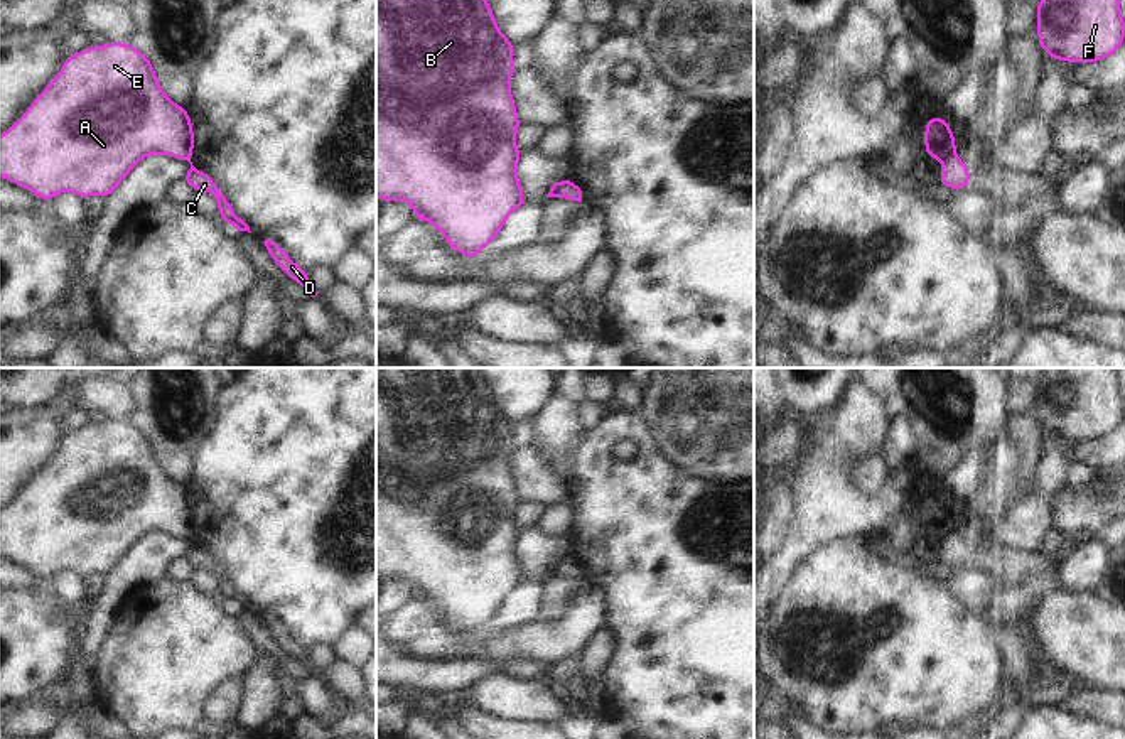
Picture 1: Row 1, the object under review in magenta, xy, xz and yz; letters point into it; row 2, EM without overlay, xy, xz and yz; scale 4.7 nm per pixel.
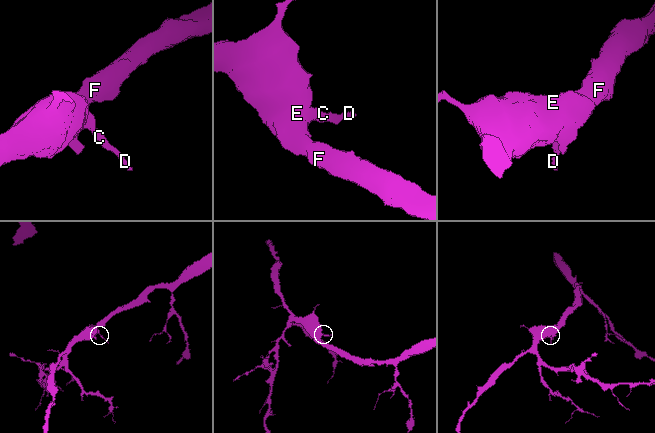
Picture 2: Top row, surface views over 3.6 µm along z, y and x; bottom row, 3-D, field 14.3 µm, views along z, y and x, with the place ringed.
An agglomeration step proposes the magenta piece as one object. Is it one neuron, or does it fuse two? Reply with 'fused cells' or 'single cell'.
fused cells

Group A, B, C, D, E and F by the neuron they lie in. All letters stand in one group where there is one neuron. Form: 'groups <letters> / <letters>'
groups A B E F / C D

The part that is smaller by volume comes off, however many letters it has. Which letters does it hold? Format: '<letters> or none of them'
C, D

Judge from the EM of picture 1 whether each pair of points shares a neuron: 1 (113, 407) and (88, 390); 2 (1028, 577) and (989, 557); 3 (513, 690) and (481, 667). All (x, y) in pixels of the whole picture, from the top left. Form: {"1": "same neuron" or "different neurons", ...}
{"1": "same neuron", "2": "same neuron", "3": "different neurons"}

